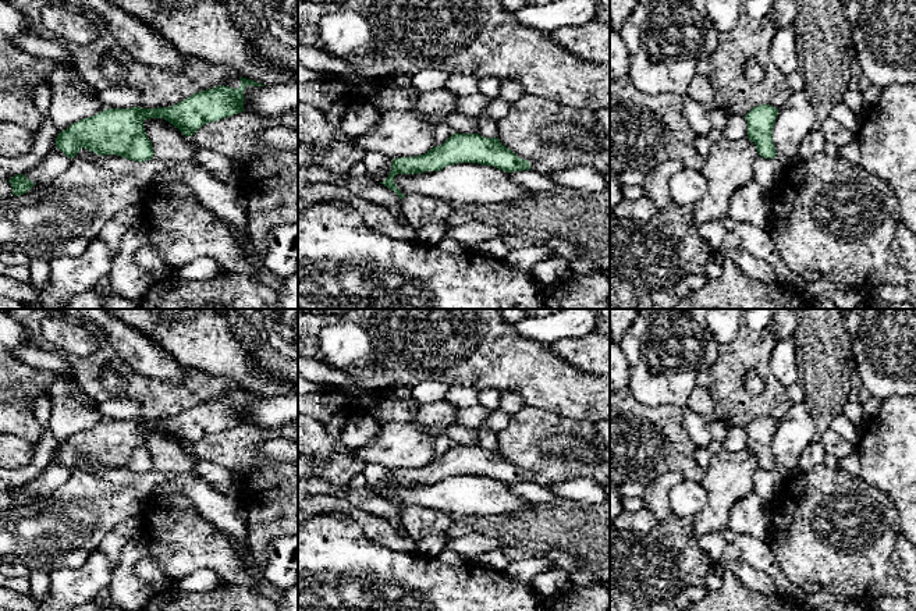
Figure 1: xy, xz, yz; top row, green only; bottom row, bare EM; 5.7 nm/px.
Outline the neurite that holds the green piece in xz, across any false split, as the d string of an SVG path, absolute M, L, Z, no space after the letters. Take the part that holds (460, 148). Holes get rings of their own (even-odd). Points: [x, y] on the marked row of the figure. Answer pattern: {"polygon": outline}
{"polygon": "M452 134L443 145L434 146L425 154L393 159L388 177L380 182L405 198L394 182L397 174L419 174L440 171L457 163L477 163L512 173L530 170L530 163L507 149L498 138L483 138L479 134Z"}

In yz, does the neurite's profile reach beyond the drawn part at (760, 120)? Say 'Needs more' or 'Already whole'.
Already whole

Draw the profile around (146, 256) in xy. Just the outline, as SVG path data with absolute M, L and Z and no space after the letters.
M149 244L138 248L135 252L136 263L148 271L152 271L156 277L164 278L170 276L161 260L160 253Z

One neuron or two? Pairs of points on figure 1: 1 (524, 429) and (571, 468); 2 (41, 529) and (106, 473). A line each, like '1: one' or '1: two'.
1: one
2: two

